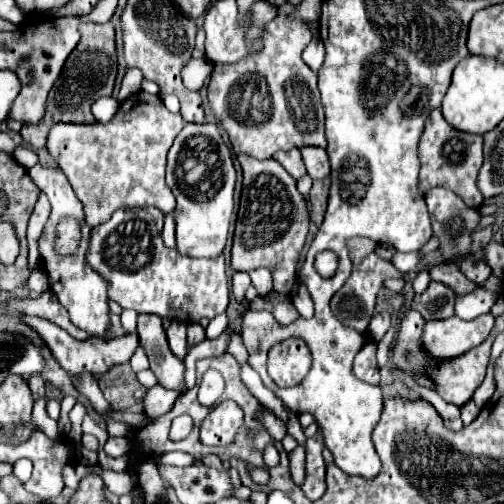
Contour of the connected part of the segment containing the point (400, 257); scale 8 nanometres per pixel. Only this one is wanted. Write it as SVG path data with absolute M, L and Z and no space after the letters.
M396 252L394 256L392 256L392 264L400 270L400 272L412 272L414 270L414 266L418 266L420 264L420 254L418 252L408 252L408 254L404 254L404 252Z

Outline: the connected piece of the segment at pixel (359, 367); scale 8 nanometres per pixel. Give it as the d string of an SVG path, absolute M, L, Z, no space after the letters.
M368 342L354 358L352 372L356 378L368 382L368 384L378 384L380 382L380 370L376 364L376 344Z

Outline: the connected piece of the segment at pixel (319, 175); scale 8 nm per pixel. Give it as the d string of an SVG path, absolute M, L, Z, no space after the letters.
M300 148L306 172L314 180L322 180L330 174L330 162L324 148Z

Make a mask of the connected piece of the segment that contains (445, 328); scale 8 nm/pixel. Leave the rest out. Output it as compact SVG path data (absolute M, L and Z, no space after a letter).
M492 314L478 316L476 320L470 322L460 320L458 316L446 320L432 320L426 322L422 342L432 358L438 360L456 358L474 348L476 344L482 344L490 334L492 326L494 326Z

